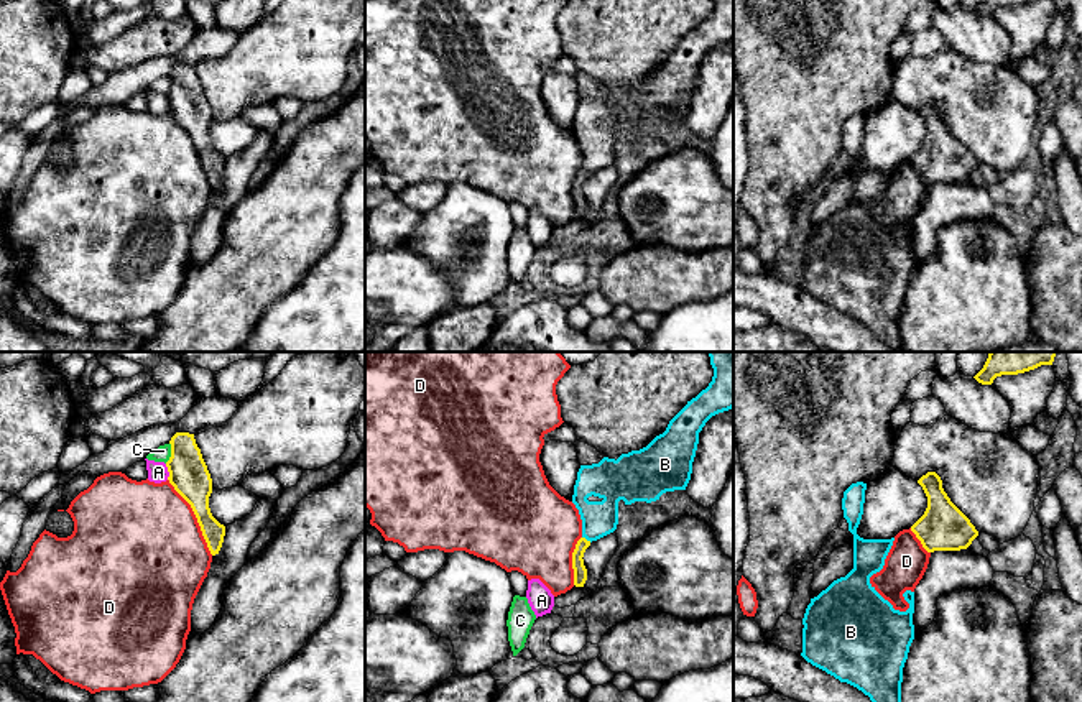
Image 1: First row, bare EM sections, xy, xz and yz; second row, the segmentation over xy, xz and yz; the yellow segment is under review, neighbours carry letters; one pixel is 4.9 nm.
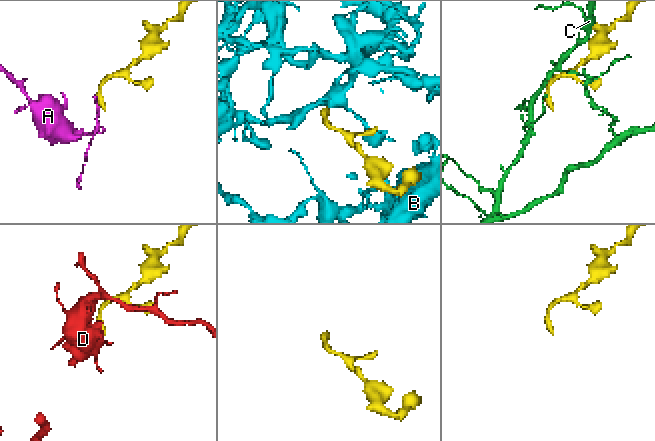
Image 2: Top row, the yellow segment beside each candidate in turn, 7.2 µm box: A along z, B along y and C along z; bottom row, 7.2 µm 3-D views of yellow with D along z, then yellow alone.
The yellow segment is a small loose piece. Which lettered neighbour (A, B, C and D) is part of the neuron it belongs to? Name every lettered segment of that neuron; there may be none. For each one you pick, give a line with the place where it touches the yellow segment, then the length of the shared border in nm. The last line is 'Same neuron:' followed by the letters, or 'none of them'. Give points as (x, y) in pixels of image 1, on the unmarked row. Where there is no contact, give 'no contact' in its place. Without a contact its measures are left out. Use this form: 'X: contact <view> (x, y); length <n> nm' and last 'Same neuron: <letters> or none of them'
B: contact xz (586, 171); length 50 nm
Same neuron: B

